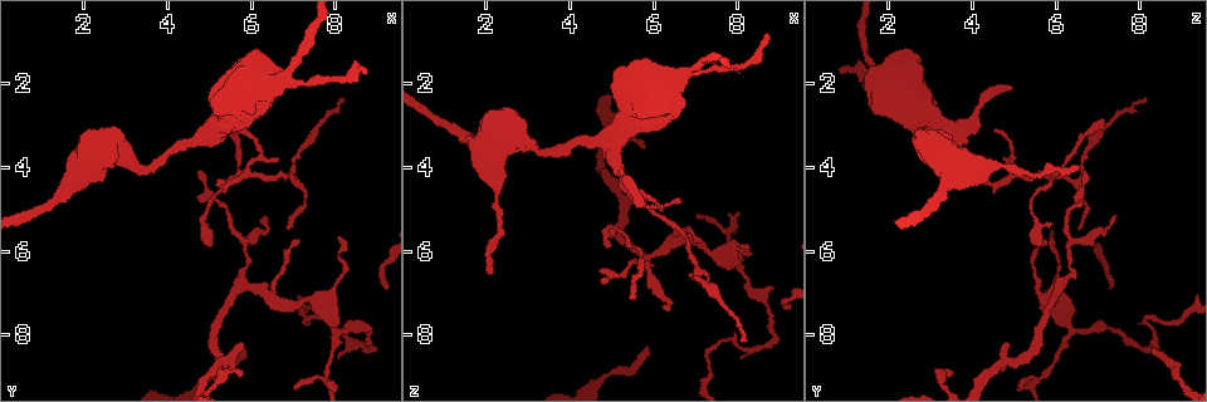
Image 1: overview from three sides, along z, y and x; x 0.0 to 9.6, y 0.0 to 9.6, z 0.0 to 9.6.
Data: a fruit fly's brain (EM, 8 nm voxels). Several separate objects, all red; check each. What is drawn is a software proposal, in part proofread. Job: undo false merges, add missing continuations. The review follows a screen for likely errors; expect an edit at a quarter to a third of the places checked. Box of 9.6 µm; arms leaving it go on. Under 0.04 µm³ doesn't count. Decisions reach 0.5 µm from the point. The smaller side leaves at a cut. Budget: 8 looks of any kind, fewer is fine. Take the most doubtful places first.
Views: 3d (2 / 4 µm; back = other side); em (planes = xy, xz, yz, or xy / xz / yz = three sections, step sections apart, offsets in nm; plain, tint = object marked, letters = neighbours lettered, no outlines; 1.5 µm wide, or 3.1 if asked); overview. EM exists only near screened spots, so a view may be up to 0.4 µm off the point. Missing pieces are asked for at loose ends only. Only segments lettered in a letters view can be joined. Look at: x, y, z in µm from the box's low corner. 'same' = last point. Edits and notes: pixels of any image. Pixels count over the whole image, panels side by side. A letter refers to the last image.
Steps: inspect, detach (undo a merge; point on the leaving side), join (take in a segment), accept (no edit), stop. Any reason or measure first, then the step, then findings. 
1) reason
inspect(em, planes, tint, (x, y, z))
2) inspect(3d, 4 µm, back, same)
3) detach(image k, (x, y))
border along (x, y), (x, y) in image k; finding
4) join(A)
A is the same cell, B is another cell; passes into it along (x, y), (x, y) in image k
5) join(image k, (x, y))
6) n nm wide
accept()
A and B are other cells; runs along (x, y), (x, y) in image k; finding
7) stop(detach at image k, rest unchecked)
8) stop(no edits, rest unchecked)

tapers out
inspect(3d, 2 µm, (8.80, 1.70, 0.80))

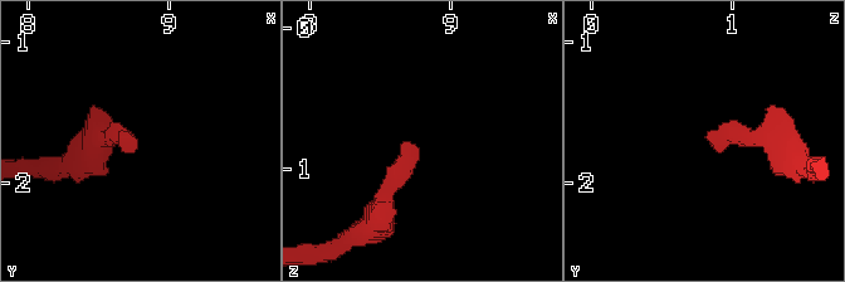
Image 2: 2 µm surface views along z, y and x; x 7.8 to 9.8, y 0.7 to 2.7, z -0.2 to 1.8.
inspect(em, planes, letters, (8.76, 1.66, 0.84))

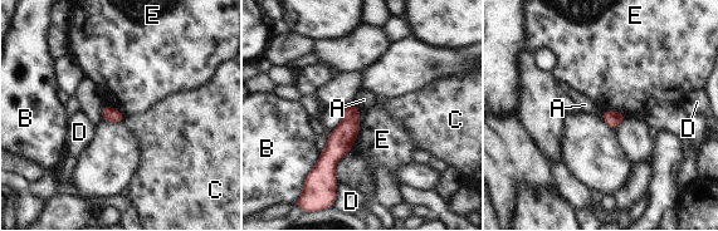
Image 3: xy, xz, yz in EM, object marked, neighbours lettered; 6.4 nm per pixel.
accept()
A, B, C, D and E are other cells; border along (360, 109), (358, 134), (348, 152) in image 3; no lettered segment goes on from it

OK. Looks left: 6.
branch stops here
inspect(em, planes, tint, (5.15, 4.30, 4.30))

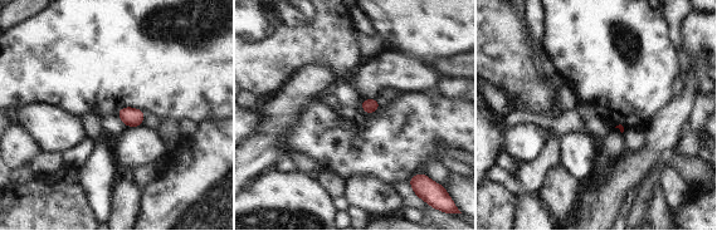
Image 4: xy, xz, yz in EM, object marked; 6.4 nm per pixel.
inspect(em, planes, letters, same)

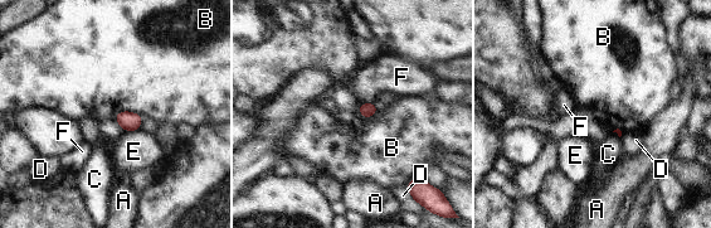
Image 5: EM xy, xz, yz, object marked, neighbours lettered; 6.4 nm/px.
accept()
A, B, C, D, E and F are other cells; border along (358, 108), (364, 117), (378, 112) in image 5; no lettered segment goes on from it

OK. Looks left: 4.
thin end
inspect(em, planes, tint, (6.85, 5.55, 6.55))

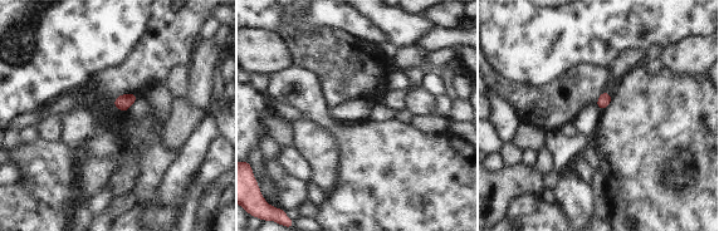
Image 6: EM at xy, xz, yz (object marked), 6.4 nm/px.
inspect(em, planes, letters, same)

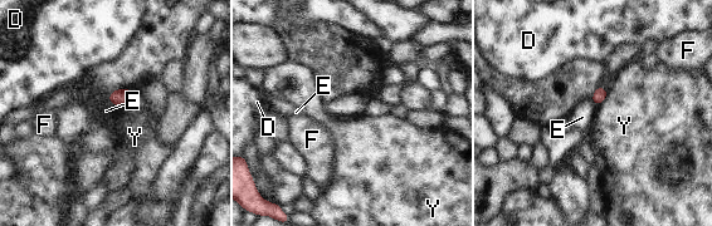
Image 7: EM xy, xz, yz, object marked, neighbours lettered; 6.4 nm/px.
Y touches over 110 nm
accept()
D, E, F and Y are other cells; border along (107, 98), (118, 107) in image 7; no lettered segment goes on from it

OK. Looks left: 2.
stop(no edits, rest unchecked)

